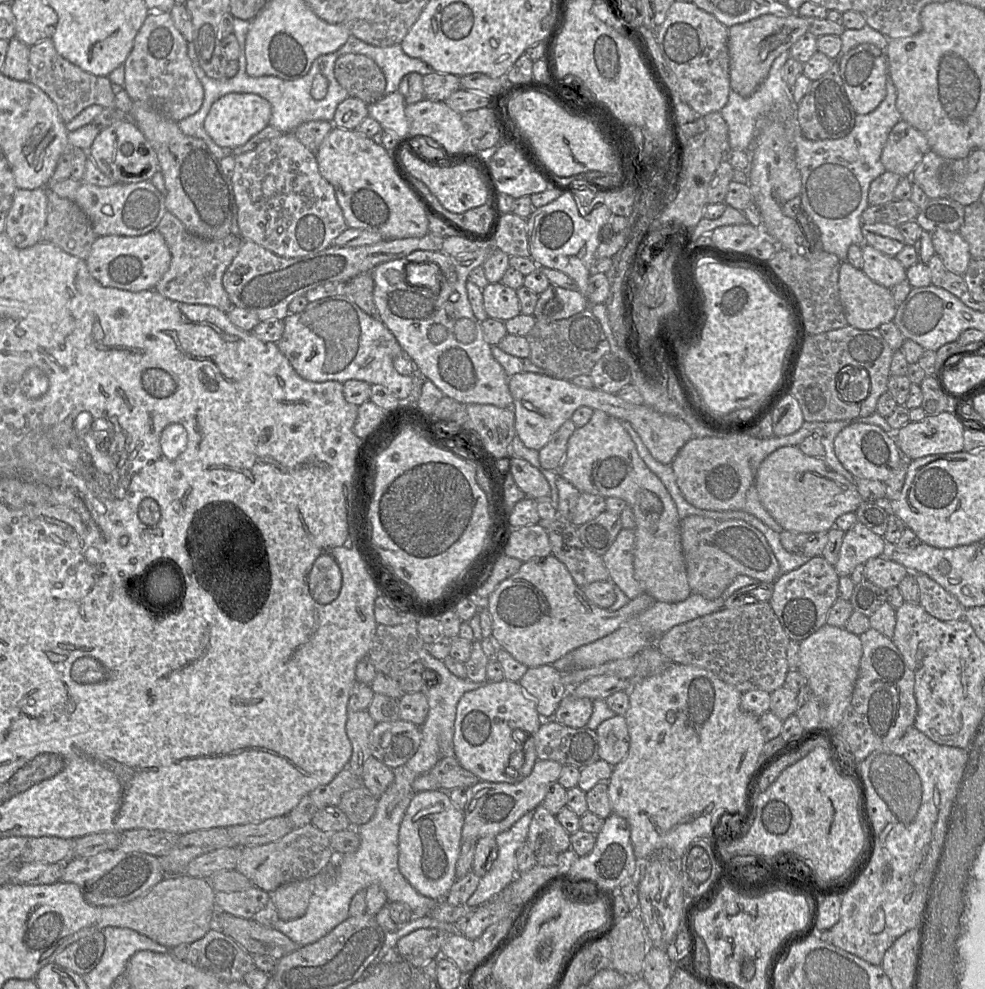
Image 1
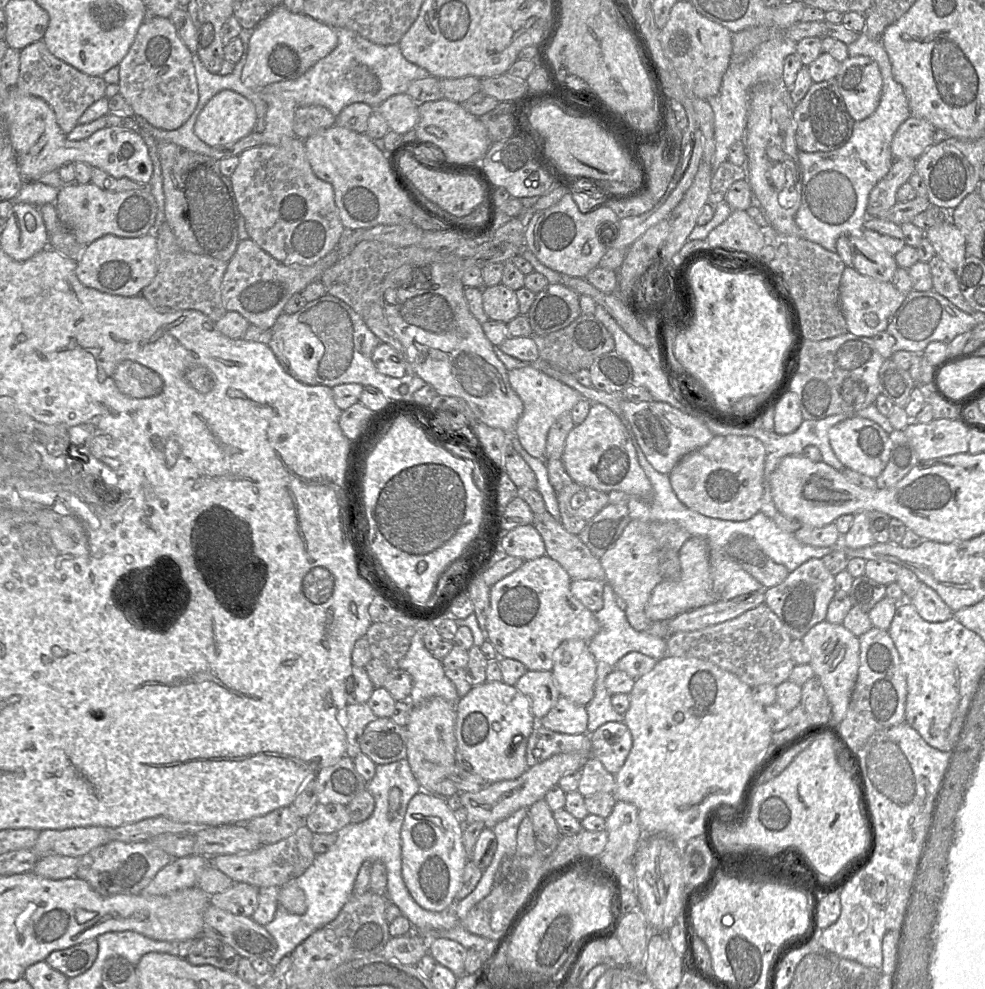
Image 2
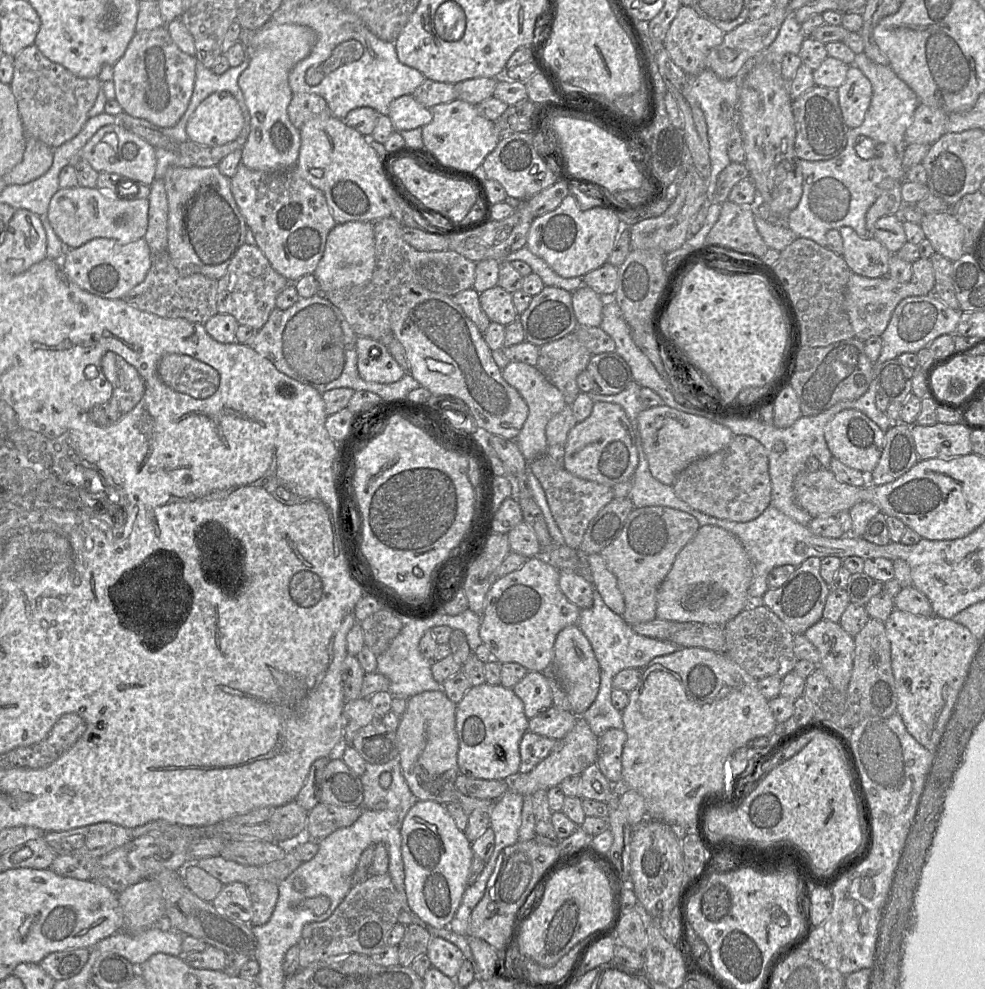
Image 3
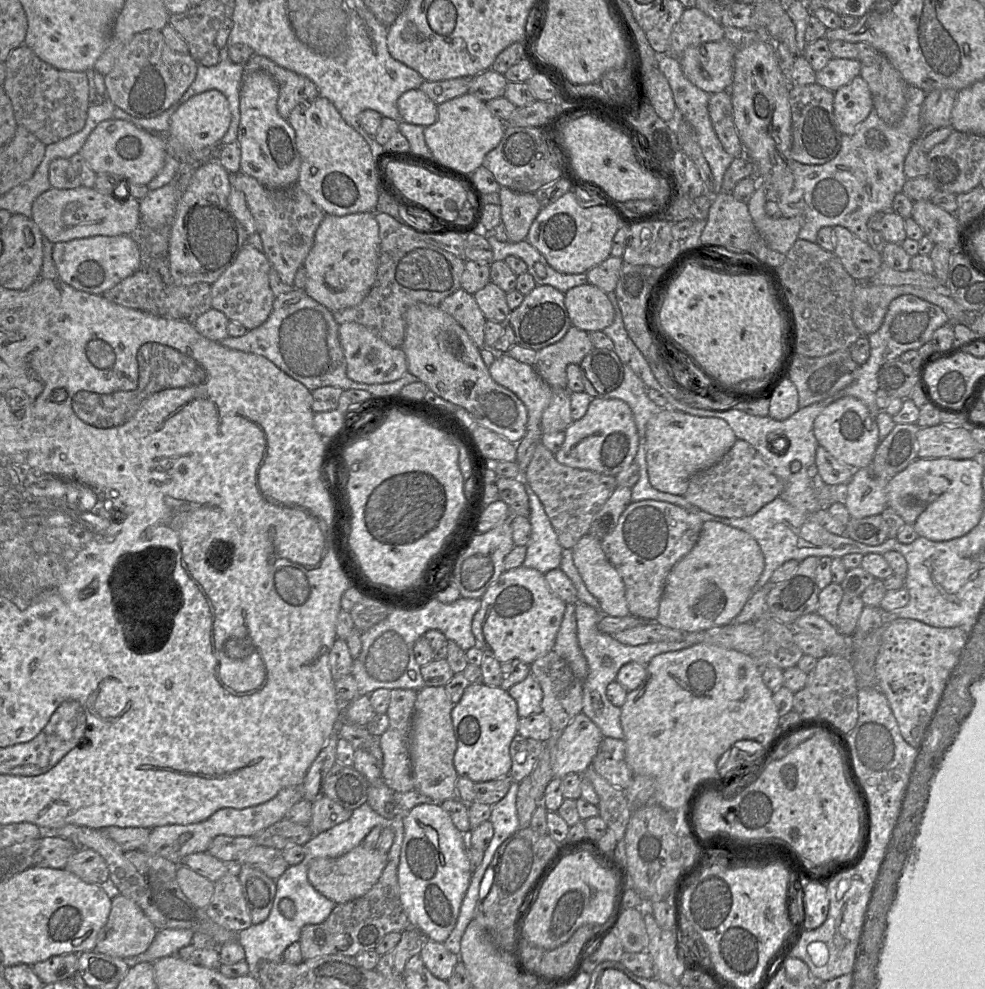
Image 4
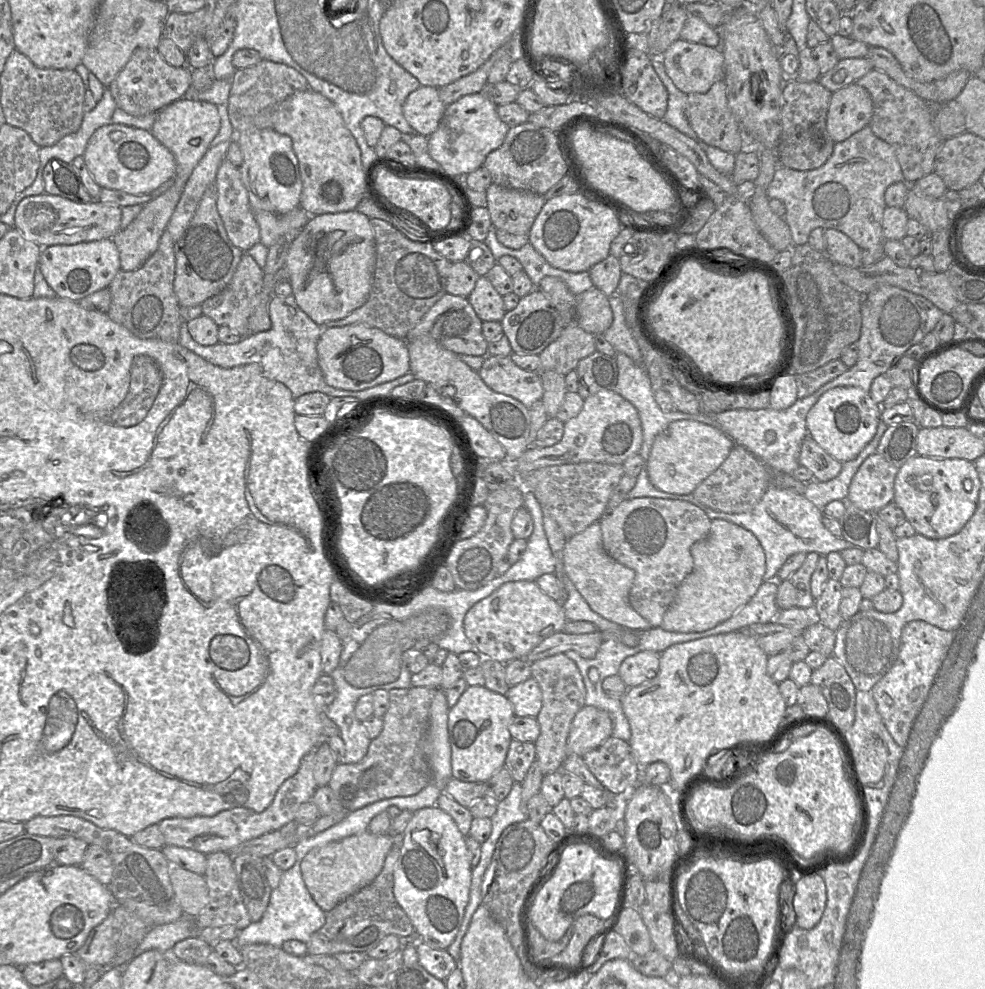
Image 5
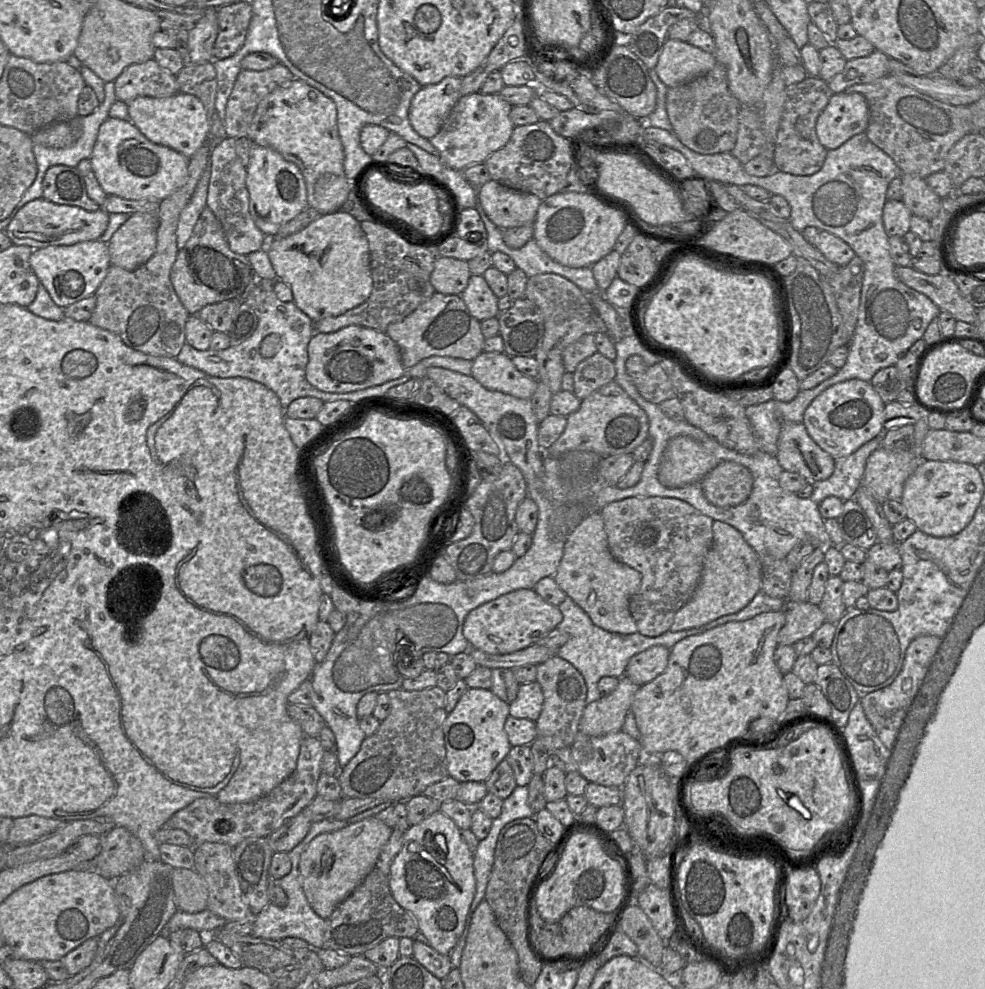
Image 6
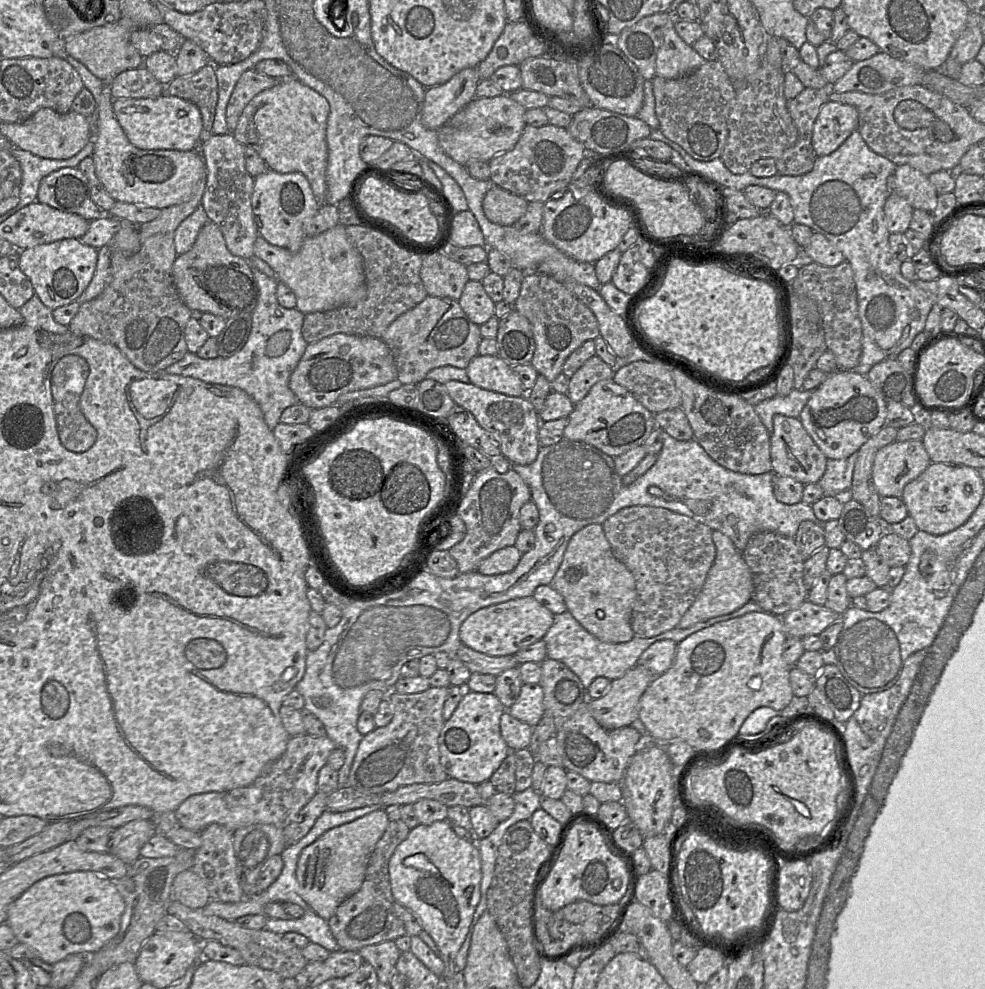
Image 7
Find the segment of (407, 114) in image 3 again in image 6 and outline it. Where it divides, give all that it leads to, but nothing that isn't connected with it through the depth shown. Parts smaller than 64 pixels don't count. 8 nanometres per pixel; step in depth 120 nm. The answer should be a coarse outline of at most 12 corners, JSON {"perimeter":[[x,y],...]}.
{"perimeter":[[461,78],[422,86],[408,118],[420,136],[439,132],[461,97]]}

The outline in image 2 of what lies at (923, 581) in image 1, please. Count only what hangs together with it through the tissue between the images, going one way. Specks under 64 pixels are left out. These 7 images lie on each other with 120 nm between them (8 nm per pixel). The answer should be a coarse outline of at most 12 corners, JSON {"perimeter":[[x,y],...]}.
{"perimeter":[[924,583],[906,600],[929,622],[943,622],[954,613]]}

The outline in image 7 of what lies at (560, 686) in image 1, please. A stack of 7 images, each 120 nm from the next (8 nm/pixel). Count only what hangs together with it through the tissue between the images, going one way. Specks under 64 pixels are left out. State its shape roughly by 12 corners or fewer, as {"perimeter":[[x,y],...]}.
{"perimeter":[[523,683],[506,709],[532,727],[544,716],[539,683]]}

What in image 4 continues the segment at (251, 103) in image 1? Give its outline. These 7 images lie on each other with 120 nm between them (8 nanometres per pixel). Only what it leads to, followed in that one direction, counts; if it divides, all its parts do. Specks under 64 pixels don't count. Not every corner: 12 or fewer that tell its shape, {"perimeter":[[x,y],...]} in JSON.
{"perimeter":[[218,90],[172,114],[168,136],[193,149],[219,146],[231,122]]}

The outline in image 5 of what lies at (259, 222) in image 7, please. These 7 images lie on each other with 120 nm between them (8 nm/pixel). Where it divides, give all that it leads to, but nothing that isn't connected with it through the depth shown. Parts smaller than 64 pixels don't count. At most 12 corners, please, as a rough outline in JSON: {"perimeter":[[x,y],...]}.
{"perimeter":[[272,128],[237,132],[239,169],[254,211],[299,207],[291,138]]}

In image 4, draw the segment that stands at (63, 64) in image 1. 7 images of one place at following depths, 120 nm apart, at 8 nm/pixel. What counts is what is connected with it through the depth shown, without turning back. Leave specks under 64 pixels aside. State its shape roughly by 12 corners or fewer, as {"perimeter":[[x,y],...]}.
{"perimeter":[[25,45],[2,87],[18,125],[46,146],[82,131],[85,72],[59,70]]}

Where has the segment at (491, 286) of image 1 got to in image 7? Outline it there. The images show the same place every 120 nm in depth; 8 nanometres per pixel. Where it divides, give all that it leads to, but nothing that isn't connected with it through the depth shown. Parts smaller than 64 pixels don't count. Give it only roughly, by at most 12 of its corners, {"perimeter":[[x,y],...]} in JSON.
{"perimeter":[[469,280],[458,303],[478,326],[495,313],[480,281]]}

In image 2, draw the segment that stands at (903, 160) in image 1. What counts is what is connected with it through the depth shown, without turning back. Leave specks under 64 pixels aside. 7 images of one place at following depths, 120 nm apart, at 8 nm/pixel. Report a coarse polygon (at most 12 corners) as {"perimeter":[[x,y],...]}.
{"perimeter":[[909,116],[891,141],[895,159],[920,157],[936,128]]}

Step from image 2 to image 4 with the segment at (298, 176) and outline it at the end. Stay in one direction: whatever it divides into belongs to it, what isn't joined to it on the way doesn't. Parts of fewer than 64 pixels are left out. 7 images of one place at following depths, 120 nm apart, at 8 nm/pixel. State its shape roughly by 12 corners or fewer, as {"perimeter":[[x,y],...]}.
{"perimeter":[[244,173],[263,252],[293,286],[326,214],[297,183],[271,189]]}

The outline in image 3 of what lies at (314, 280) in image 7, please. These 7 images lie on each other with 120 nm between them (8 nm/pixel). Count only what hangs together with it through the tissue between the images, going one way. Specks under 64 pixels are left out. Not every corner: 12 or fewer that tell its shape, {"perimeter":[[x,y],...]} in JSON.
{"perimeter":[[373,222],[329,232],[314,276],[326,293],[367,283],[375,268]]}

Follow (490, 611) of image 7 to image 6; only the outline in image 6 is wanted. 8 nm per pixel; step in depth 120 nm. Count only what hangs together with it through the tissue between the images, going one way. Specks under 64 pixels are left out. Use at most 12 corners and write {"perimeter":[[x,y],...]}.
{"perimeter":[[519,589],[471,610],[471,648],[509,654],[562,620],[558,606]]}

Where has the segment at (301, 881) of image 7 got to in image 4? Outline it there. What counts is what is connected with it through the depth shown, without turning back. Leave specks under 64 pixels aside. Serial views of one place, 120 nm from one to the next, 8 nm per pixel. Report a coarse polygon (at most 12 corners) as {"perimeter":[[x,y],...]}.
{"perimeter":[[361,844],[313,859],[307,877],[336,904],[365,895],[388,861]]}

